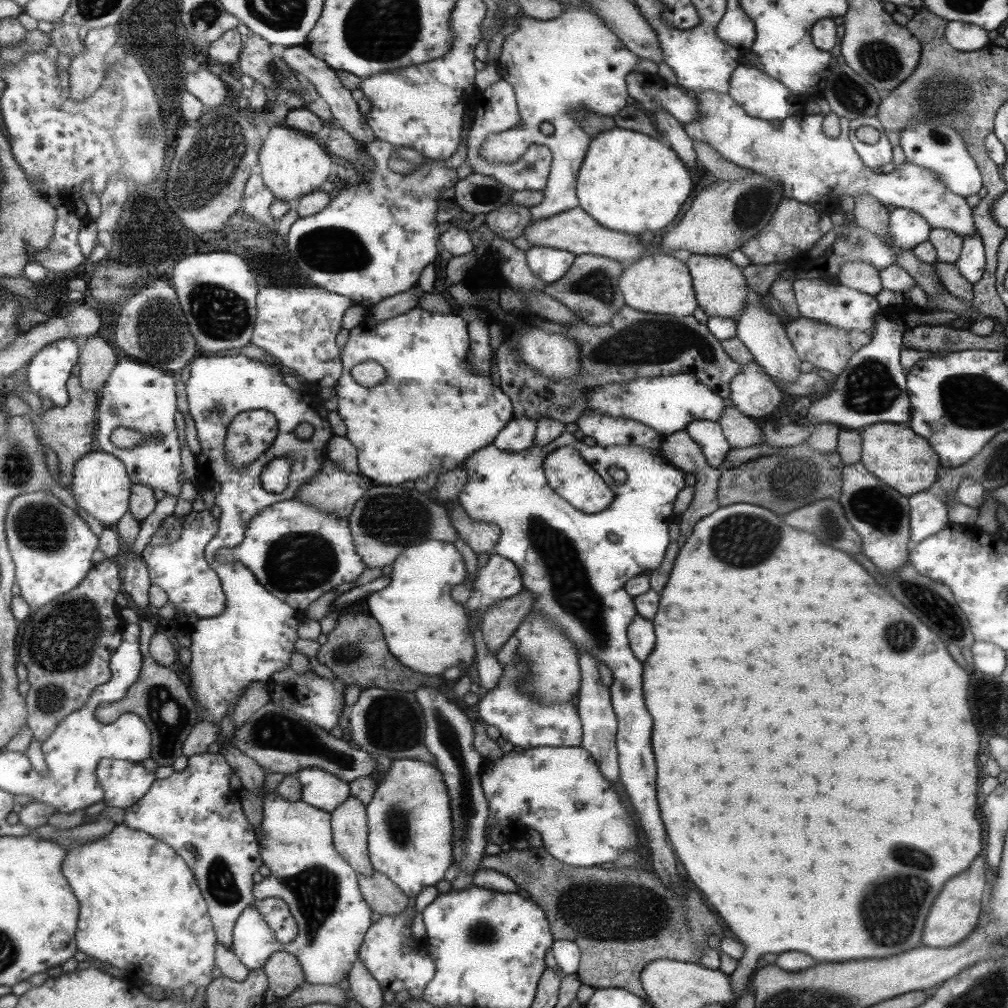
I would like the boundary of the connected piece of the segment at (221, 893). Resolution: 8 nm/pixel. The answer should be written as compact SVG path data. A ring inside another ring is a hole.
M220 752L188 757L188 765L172 776L156 779L139 803L126 810L124 824L171 846L190 866L210 909L211 920L226 951L234 944L235 922L255 902L252 874L262 866L257 834L244 816L240 800L232 800L232 770Z

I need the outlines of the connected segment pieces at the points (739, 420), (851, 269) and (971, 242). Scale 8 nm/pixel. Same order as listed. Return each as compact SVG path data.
M736 407L724 410L719 424L723 427L732 449L764 444L763 423L748 417Z
M854 260L840 266L836 280L840 285L876 296L883 288L879 270L874 264Z
M976 230L972 236L963 238L962 255L955 265L970 284L976 284L983 278L986 264L986 245L983 243L982 234Z

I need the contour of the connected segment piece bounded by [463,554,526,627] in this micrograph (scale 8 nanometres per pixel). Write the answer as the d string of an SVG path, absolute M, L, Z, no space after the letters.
M500 554L491 555L485 566L478 567L473 588L469 577L463 584L470 590L470 597L464 608L467 609L468 619L474 621L474 627L476 614L480 614L475 612L476 610L482 609L484 615L486 608L492 607L496 600L506 600L510 596L519 595L526 587L519 566Z

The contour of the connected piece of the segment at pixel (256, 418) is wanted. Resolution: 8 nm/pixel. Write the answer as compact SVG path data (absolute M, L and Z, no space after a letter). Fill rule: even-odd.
M267 410L246 411L232 420L227 432L227 457L237 472L247 470L278 436L278 421Z

